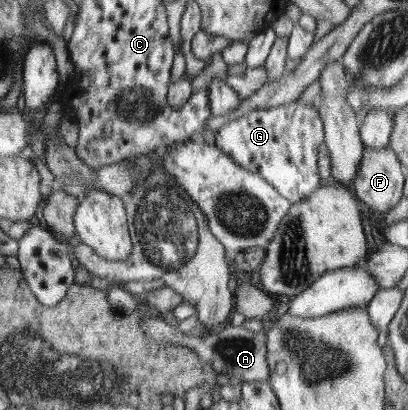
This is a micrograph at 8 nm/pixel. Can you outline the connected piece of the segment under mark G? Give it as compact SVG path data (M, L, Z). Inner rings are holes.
M298 101L243 114L215 133L217 148L245 169L259 173L292 203L319 188L319 156L324 142L324 123L319 112Z

